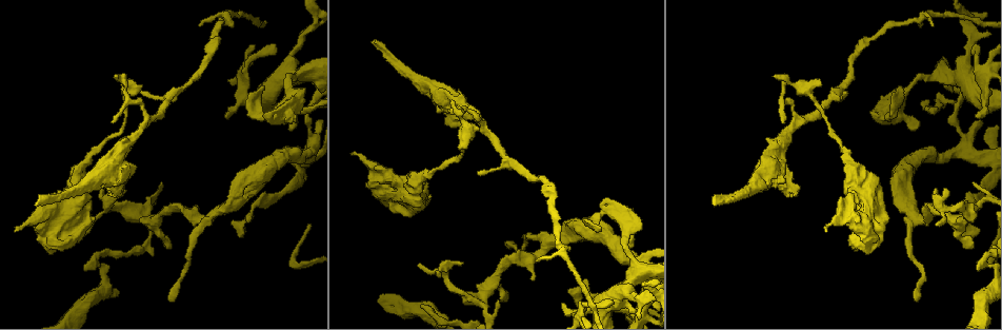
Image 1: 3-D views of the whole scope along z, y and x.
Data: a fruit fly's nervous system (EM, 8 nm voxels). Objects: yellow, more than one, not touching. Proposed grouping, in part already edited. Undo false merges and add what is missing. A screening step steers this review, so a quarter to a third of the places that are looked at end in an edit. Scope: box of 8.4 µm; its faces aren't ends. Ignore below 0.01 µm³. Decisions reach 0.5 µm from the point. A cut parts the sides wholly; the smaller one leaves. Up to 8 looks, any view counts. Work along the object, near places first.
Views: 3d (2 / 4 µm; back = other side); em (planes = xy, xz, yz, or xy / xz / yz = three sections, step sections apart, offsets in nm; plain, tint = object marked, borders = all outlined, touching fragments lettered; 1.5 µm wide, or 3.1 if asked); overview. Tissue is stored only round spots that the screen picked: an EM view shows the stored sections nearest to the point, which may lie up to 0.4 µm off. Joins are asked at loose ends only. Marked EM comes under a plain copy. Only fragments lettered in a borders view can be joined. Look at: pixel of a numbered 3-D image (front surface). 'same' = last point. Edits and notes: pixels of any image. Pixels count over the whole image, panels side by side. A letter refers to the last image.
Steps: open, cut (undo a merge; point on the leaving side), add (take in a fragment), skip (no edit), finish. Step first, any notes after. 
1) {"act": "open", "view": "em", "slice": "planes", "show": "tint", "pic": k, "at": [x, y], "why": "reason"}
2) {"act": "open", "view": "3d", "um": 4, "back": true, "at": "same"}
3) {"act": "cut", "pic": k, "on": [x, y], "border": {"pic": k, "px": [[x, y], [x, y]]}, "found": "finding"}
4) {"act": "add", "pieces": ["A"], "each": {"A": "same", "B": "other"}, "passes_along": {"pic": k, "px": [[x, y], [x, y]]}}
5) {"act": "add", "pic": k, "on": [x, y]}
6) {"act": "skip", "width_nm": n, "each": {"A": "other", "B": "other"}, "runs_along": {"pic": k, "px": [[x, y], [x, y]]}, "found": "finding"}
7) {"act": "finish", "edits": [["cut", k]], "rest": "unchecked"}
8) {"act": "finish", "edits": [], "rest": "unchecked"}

{"act": "open", "view": "3d", "um": 4, "pic": 1, "at": [242, 232], "why": "an open end"}

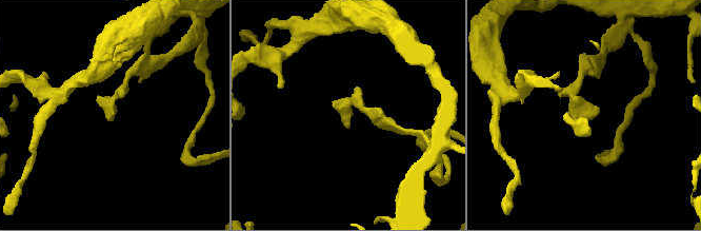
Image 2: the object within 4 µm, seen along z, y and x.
{"act": "open", "view": "em", "slice": "planes", "show": "borders", "pic": 2, "at": [111, 111], "why": "now the EM"}

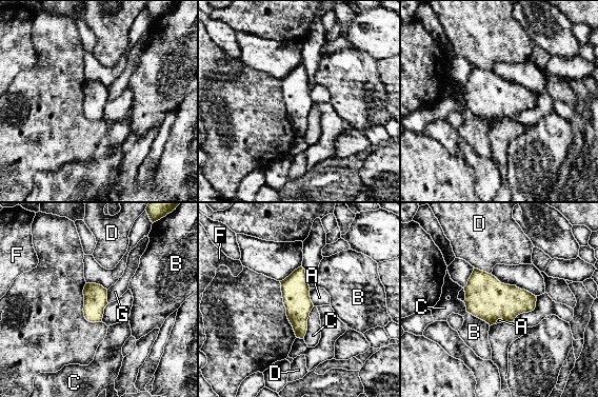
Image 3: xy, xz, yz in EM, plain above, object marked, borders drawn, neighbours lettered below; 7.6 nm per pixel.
{"act": "skip", "width_nm": 180, "each": {"A": "other", "B": "other", "C": "other", "D": "other", "F": "other", "G": "other"}, "border": {"pic": 3, "px": [[310, 289], [310, 299], [314, 305]]}, "found": "no lettered fragment goes on from it"}

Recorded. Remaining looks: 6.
{"act": "open", "view": "3d", "um": 4, "pic": 1, "at": [124, 85], "why": "thick turns thin"}

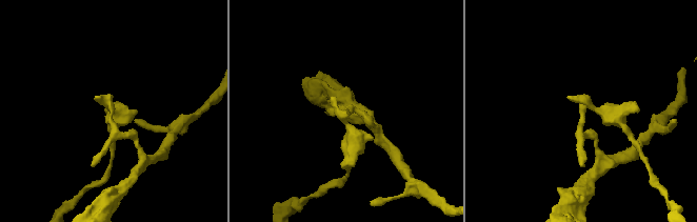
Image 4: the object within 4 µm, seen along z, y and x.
{"act": "open", "view": "em", "slice": "xy", "step": 4, "show": "tint", "pic": 4, "at": [345, 116], "why": "need the tissue"}

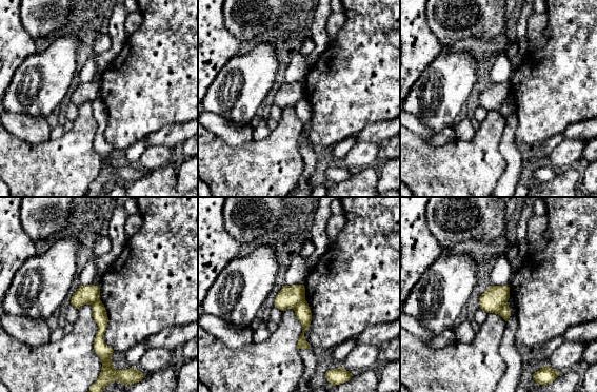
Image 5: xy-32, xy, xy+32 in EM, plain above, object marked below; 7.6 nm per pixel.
{"act": "open", "view": "em", "slice": "planes", "show": "borders", "at": "same"}

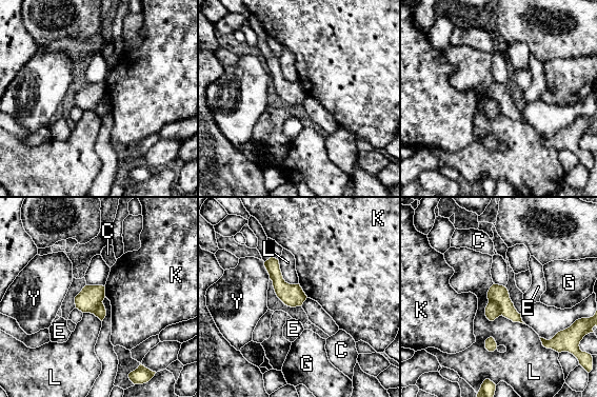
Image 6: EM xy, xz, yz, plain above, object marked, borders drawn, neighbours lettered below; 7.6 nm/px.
{"act": "cut", "pic": 6, "on": [492, 311], "each": {"C": "other", "E": "other", "G": "other", "K": "other", "L": "other", "Y": "other"}, "border": {"pic": 6, "px": [[489, 300], [497, 305], [501, 314]]}, "found": "a second neuron is stuck on"}

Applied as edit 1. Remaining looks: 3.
{"act": "open", "view": "3d", "um": 4, "pic": 1, "at": [309, 133], "why": "calibre changes"}

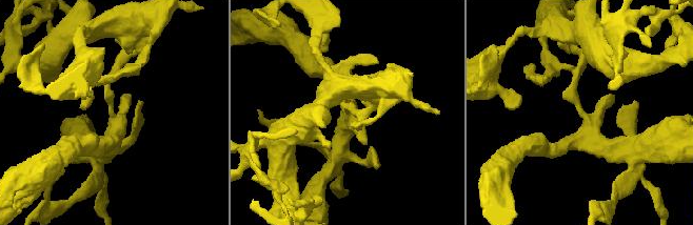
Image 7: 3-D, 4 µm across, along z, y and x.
{"act": "open", "view": "em", "slice": "yz", "step": 8, "show": "tint", "pic": 7, "at": [586, 114], "why": "need the tissue"}

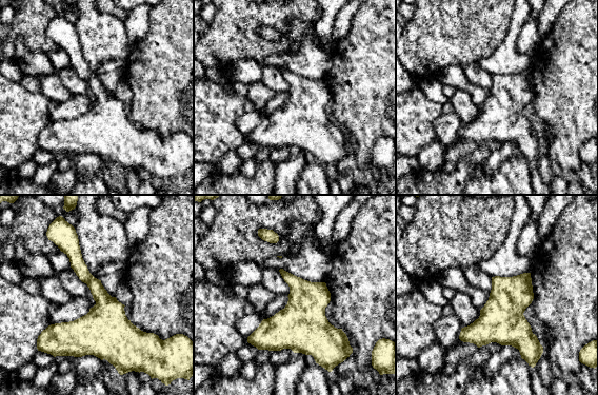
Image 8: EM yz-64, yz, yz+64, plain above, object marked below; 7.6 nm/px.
{"act": "open", "view": "em", "slice": "yz", "step": 8, "show": "borders", "at": "same", "why": "what lies round it"}

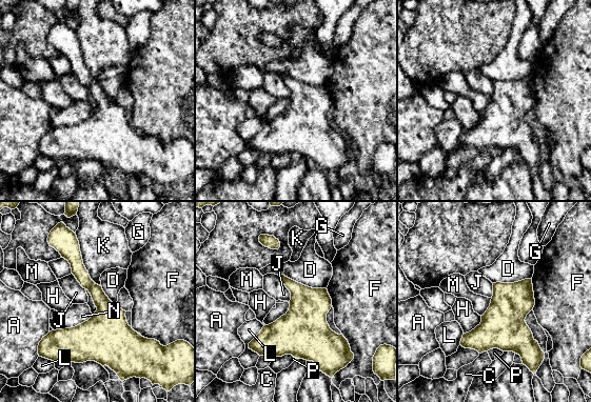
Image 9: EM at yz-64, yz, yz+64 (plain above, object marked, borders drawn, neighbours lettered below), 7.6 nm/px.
{"act": "skip", "each": {"A": "other", "C": "other", "D": "other", "F": "other", "G": "other", "H": "other", "J": "other", "K": "other", "L": "other", "M": "other", "N": "other", "P": "other"}, "found": "continuous, no second neuron"}

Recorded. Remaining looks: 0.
{"act": "finish", "edits": [["cut", 6]], "rest": "unchecked"}

